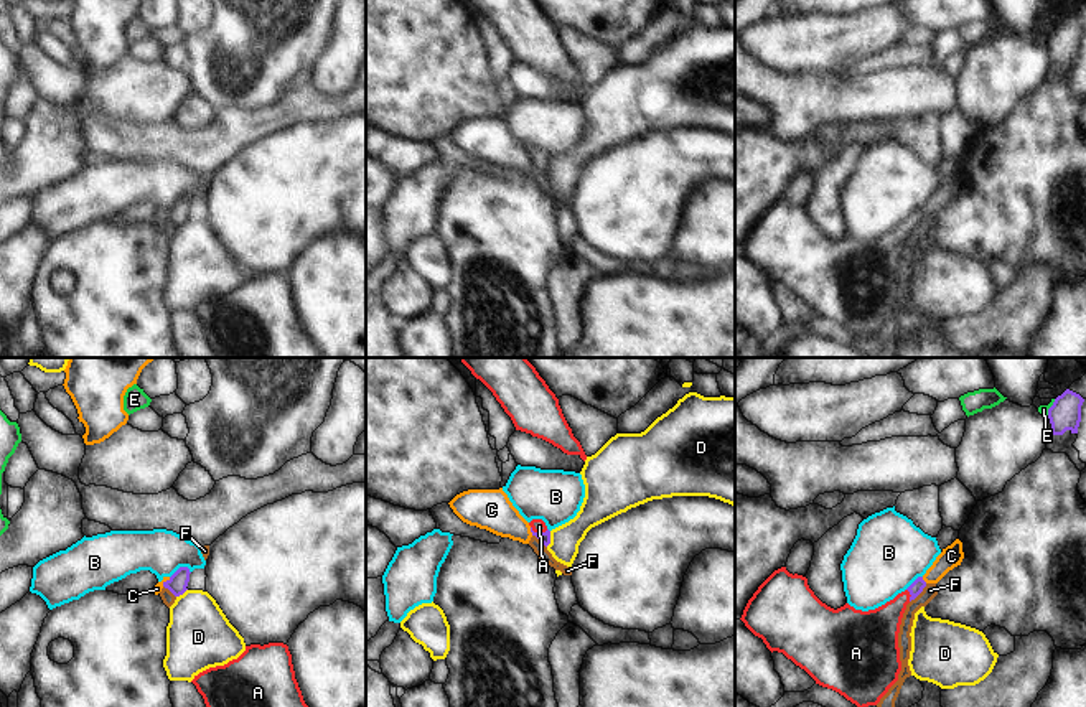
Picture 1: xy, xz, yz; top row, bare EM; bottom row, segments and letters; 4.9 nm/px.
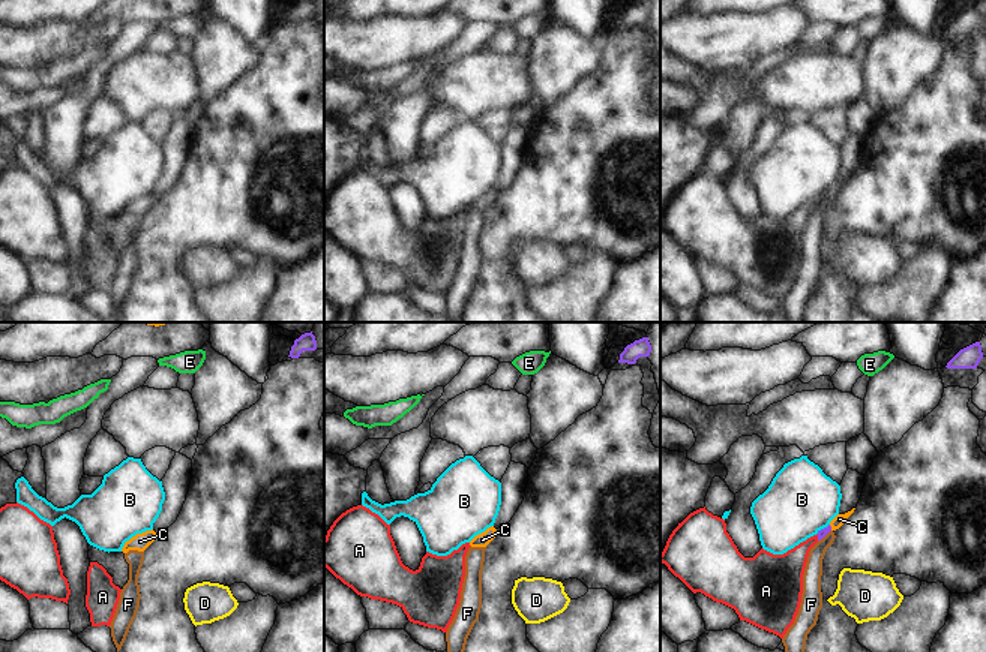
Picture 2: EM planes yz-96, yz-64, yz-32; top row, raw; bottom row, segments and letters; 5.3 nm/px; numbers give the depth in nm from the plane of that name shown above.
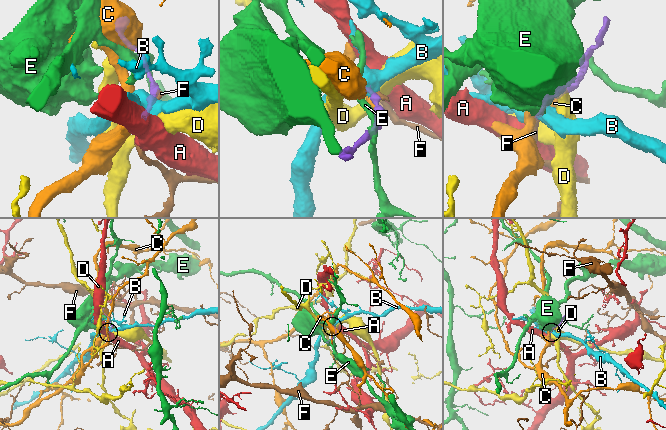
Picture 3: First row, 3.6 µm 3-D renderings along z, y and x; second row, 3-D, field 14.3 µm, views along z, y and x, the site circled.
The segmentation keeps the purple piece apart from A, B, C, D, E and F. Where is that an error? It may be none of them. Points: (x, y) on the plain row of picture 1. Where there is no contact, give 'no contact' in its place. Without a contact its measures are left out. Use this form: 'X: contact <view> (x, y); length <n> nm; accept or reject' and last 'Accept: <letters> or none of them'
A: contact xz (538, 163); length 90 nm; accept
B: contact xy (180, 198); length 110 nm; reject
C: contact xz (531, 162); length 40 nm; reject
D: contact xz (549, 170); length 80 nm; reject
E: contact yz (1050, 38); length 100 nm; reject
F: contact yz (918, 224); length 130 nm; reject
Accept: A

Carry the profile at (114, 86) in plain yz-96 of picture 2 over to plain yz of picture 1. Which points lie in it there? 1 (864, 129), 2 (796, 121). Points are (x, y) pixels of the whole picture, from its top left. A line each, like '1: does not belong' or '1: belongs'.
1: does not belong
2: belongs

